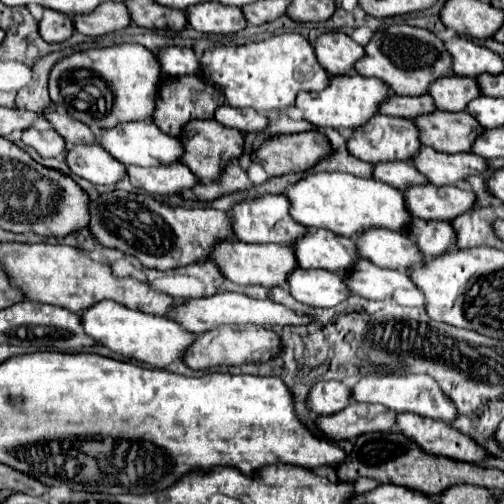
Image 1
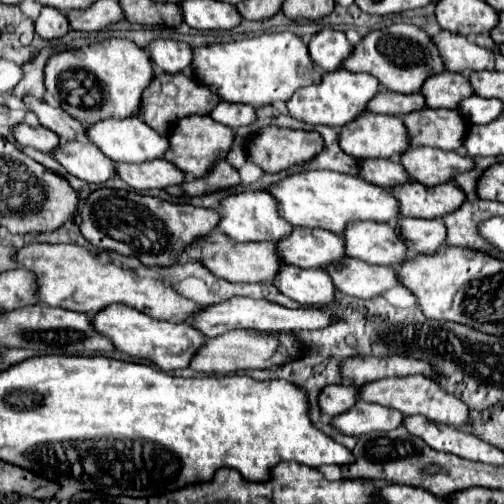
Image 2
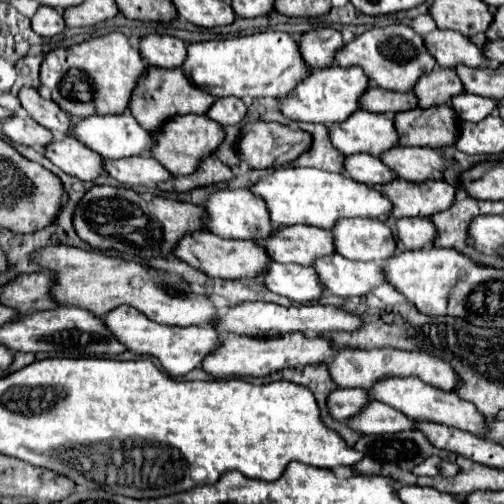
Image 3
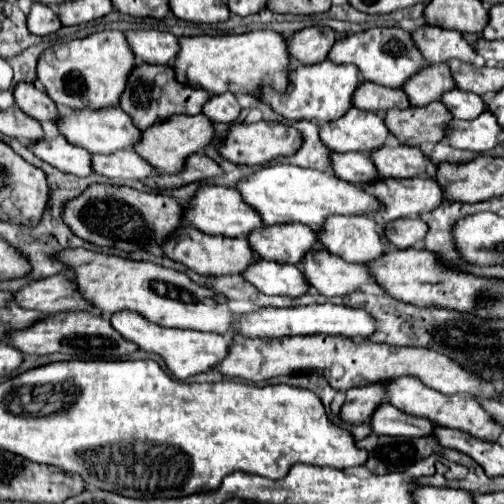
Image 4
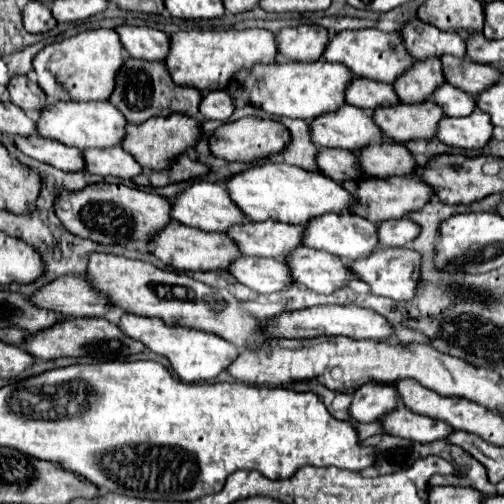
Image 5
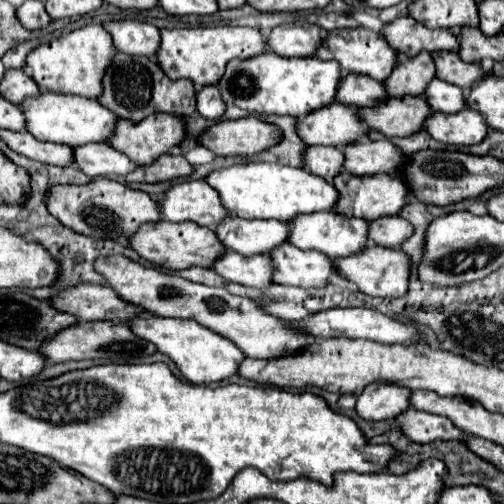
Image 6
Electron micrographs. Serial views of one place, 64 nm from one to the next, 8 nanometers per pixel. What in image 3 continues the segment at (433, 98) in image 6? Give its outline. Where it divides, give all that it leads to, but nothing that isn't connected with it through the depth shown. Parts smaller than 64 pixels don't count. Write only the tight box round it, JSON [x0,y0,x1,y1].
[452,92,496,122]

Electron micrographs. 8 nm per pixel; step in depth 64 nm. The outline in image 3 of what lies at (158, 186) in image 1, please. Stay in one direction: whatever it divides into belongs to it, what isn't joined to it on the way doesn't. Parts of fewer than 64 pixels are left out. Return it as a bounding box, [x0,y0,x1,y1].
[104,156,174,186]

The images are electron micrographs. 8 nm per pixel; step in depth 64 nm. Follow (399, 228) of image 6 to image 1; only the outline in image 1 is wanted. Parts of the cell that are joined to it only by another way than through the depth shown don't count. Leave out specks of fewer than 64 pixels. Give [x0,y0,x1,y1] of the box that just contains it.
[410,218,458,260]

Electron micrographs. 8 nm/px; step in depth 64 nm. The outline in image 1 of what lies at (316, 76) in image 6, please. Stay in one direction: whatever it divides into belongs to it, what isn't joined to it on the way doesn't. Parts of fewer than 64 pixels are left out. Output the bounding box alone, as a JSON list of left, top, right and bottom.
[296,74,390,130]

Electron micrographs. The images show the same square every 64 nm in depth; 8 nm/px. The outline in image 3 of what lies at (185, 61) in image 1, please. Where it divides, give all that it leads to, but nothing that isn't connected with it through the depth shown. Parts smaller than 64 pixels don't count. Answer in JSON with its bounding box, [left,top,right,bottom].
[138,34,186,68]

